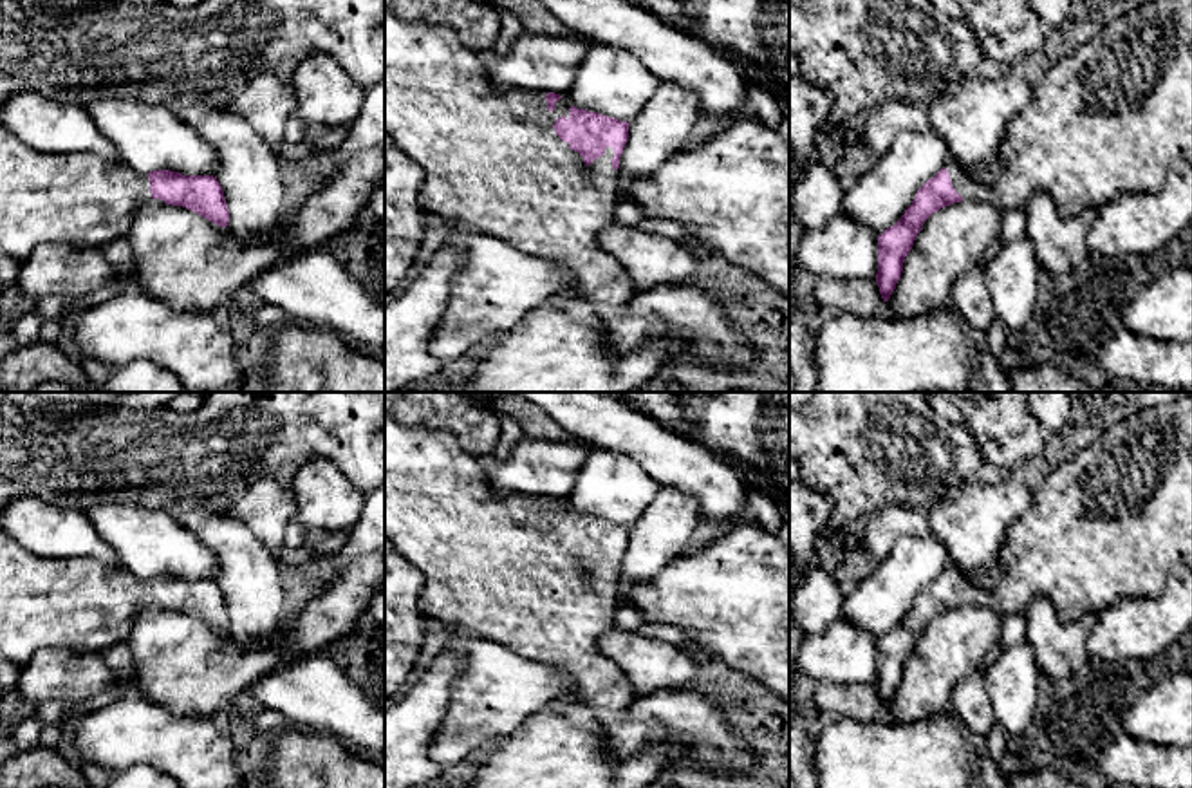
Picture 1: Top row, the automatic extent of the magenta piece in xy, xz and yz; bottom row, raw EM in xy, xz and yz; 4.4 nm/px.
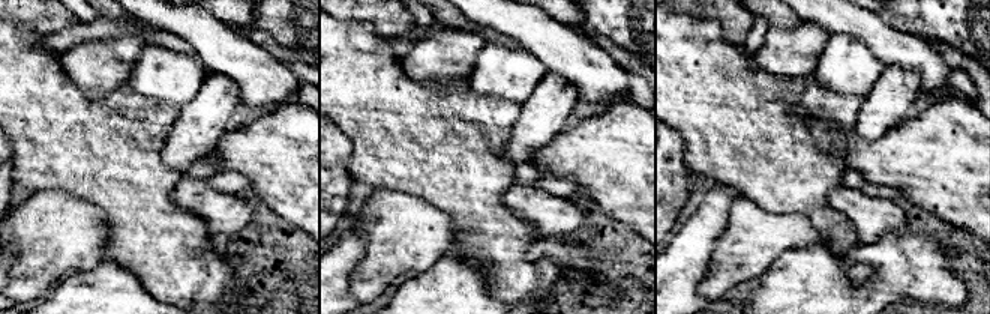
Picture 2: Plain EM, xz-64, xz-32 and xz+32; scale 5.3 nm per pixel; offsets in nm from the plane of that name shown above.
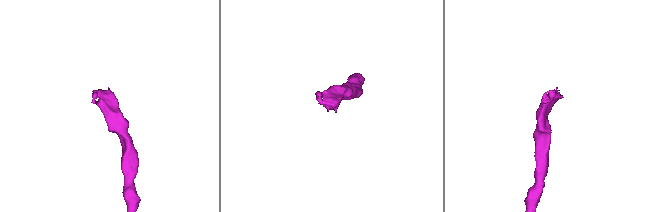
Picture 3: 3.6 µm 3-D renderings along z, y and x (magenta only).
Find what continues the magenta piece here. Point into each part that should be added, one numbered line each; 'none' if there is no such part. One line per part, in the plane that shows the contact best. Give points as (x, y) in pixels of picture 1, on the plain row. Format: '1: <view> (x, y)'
1: xz (492, 566)

